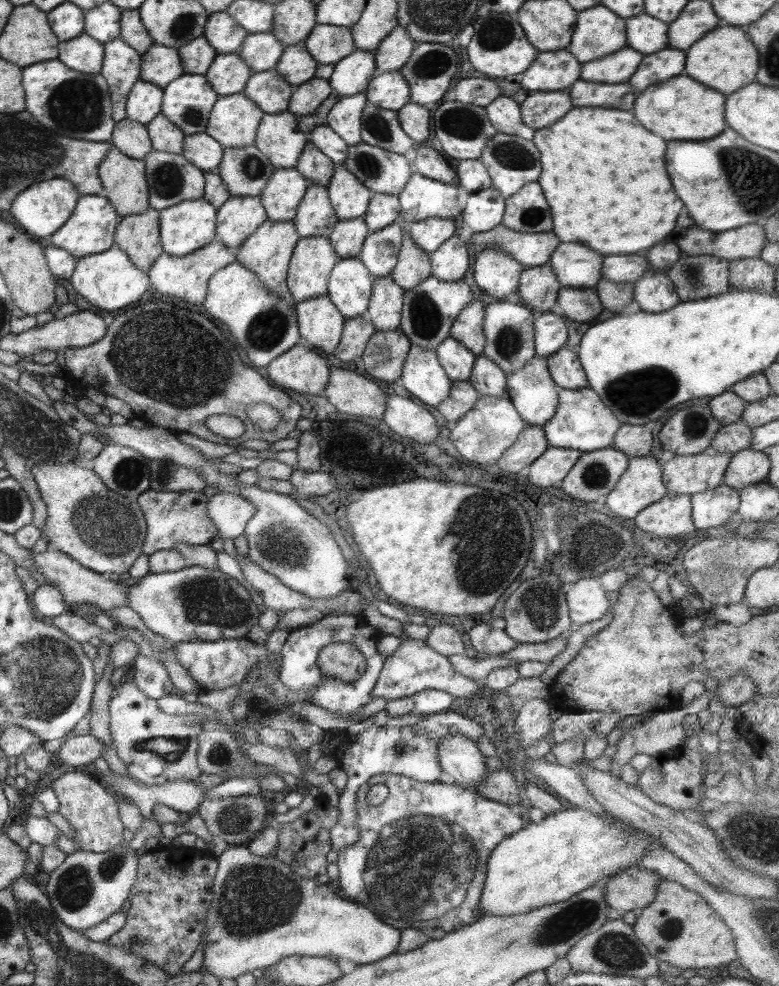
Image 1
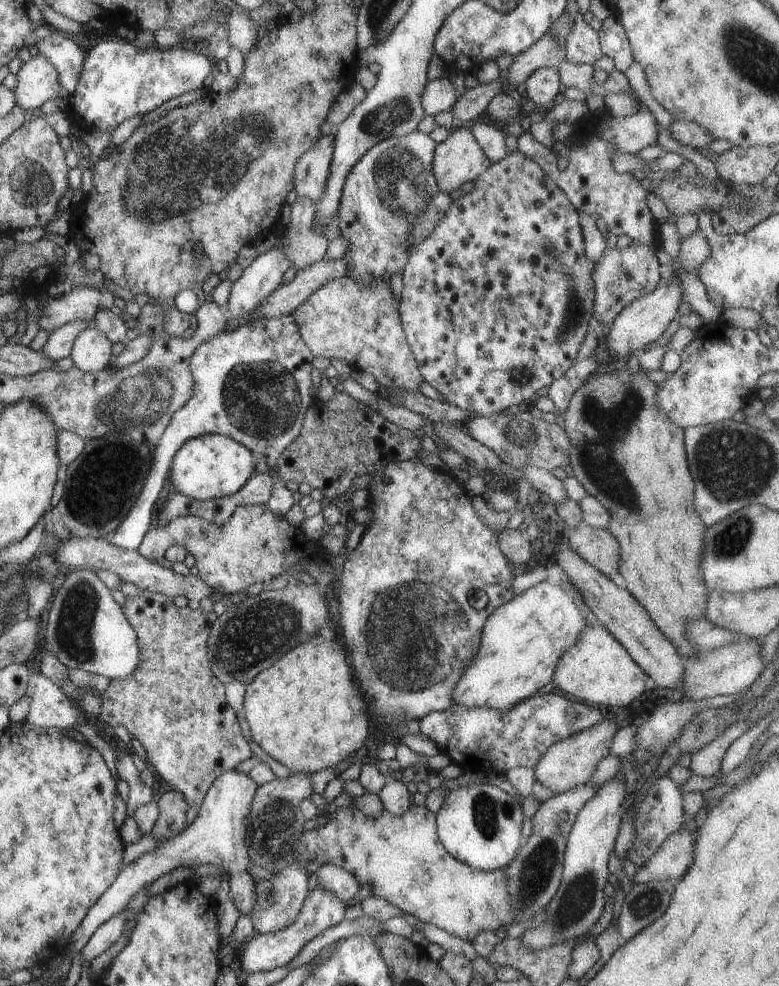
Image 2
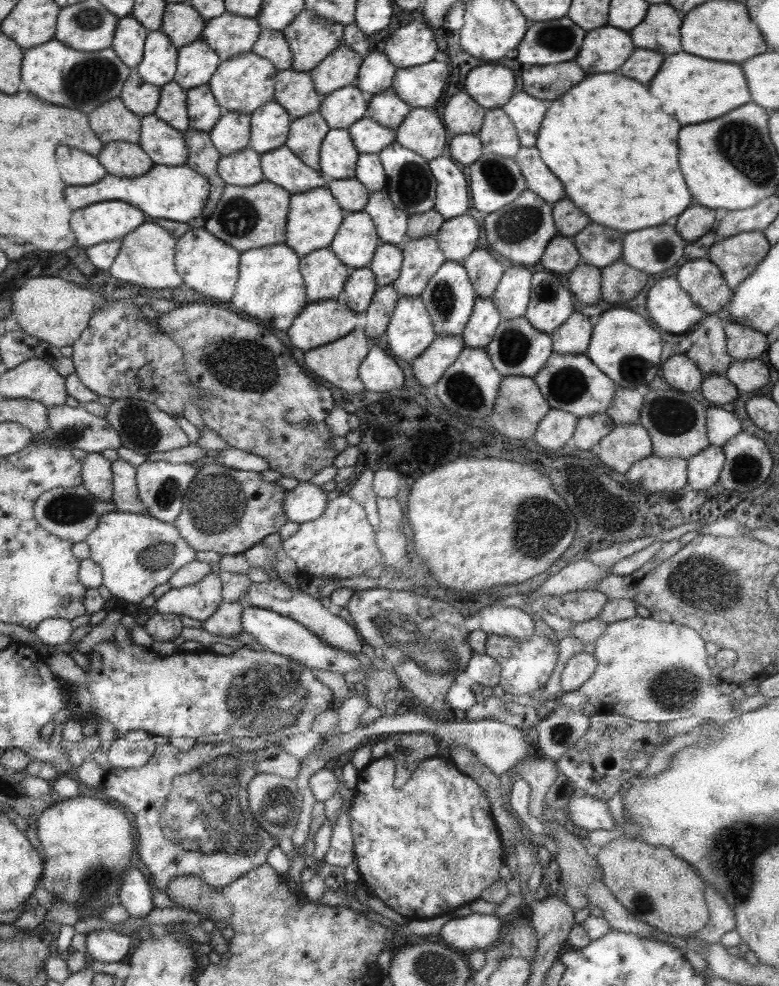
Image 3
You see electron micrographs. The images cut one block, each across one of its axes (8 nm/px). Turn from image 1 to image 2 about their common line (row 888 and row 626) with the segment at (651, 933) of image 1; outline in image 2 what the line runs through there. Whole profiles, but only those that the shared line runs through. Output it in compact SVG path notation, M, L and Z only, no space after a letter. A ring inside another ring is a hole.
M626 367L621 371L611 372L611 374L600 374L584 381L580 386L575 386L573 394L569 399L568 407L562 414L563 428L566 432L571 448L569 448L569 466L573 470L574 477L579 484L587 491L587 495L596 498L601 506L604 506L609 513L609 522L607 530L616 538L619 547L618 572L623 576L626 582L625 588L639 601L639 604L647 611L649 618L655 623L655 626L664 634L665 638L673 644L679 656L693 657L697 648L689 642L685 636L685 626L689 621L701 620L701 614L704 611L709 592L702 580L700 573L700 560L703 550L703 522L697 516L693 506L693 486L694 482L690 477L687 466L686 454L684 451L684 429L673 424L658 408L655 400L656 384L647 379L645 370L631 372Z

